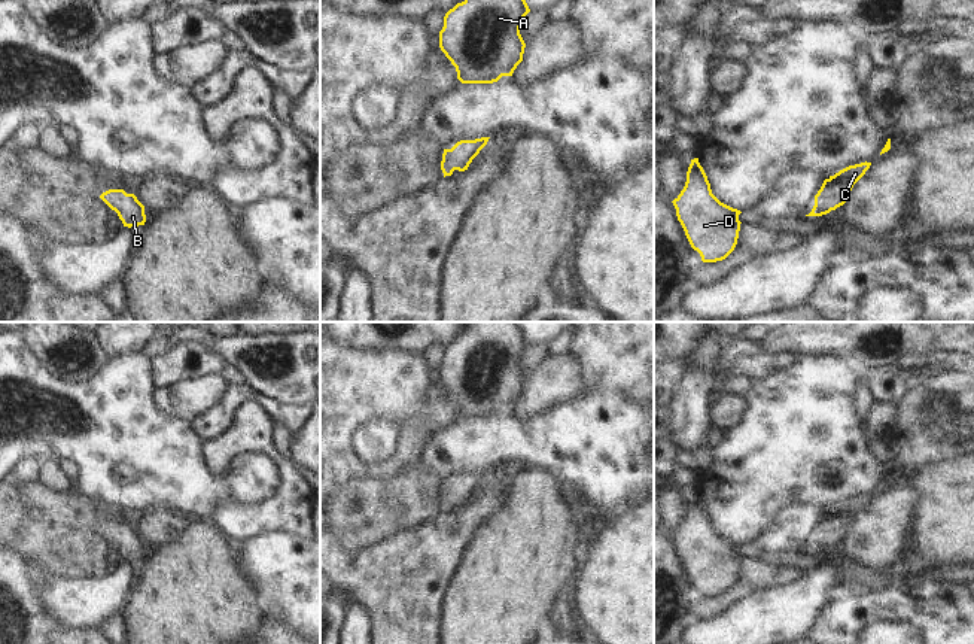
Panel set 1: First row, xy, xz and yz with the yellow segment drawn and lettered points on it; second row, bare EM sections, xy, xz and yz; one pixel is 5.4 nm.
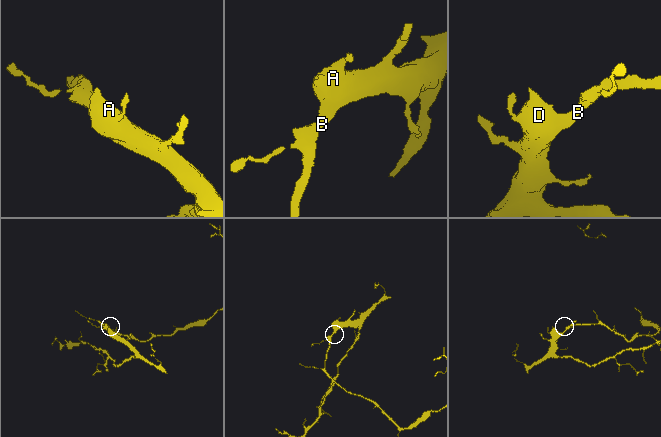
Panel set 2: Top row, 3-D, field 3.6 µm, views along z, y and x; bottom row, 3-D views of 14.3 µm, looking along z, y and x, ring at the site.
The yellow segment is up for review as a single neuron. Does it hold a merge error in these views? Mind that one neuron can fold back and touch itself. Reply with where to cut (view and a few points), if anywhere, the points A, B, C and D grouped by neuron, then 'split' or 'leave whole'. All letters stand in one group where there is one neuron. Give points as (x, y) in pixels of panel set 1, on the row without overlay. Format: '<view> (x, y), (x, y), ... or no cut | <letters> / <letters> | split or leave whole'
no cut | A B C D | leave whole

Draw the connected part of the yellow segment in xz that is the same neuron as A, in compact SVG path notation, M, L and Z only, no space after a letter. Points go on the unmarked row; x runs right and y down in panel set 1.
M474 322L462 337L450 343L439 365L439 382L456 401L457 413L462 417L493 417L502 410L512 410L523 395L526 377L520 368L520 361L529 346L530 343L518 322Z

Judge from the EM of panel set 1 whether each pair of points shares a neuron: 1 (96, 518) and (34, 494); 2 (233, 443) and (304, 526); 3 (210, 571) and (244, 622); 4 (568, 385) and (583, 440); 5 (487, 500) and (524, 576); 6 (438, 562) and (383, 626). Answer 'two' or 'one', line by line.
1: one
2: one
3: one
4: two
5: two
6: one

